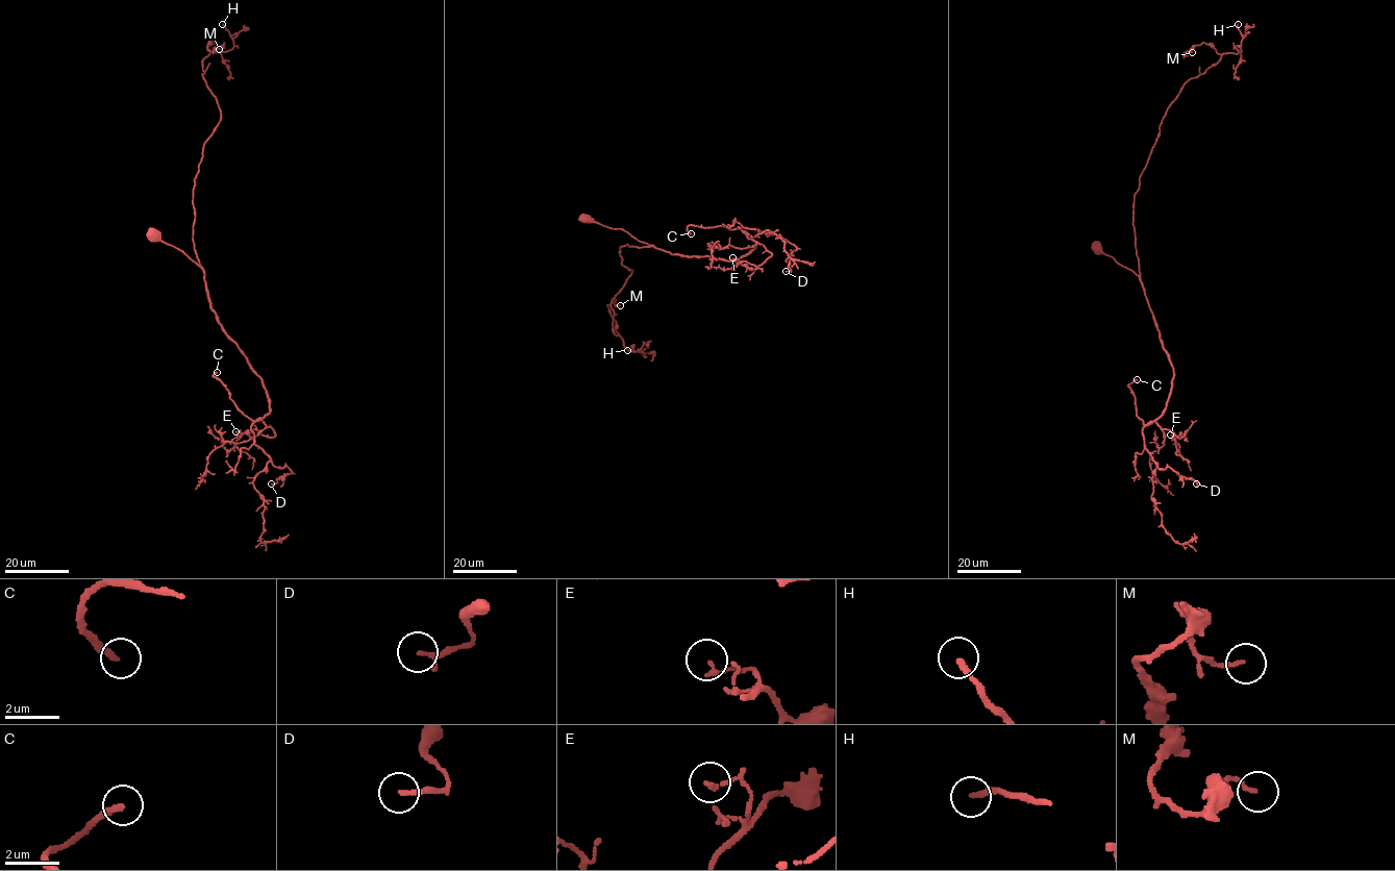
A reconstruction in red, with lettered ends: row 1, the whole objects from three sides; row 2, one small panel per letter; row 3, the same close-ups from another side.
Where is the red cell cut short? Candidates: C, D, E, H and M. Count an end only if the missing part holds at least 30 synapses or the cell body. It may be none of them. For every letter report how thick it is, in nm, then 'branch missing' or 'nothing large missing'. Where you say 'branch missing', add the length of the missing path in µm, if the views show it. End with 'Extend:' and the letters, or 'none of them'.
C: 240 nm | branch missing | 100 µm
D: 190 nm | nothing large missing
E: 160 nm | nothing large missing
H: 200 nm | branch missing | 20 µm
M: 140 nm | nothing large missing
Extend: C, H

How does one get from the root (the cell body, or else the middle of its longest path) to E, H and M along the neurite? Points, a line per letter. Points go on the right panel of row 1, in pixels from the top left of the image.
E: (1096, 246), (1140, 277), (1174, 375), (1165, 409), (1152, 421), (1178, 438), (1187, 431), (1175, 439), (1170, 434)
H: (1096, 246), (1140, 275), (1132, 216), (1139, 176), (1163, 117), (1181, 88), (1224, 53), (1242, 51), (1238, 24)
M: (1096, 246), (1140, 275), (1132, 216), (1139, 176), (1169, 105), (1221, 55), (1204, 43), (1186, 54), (1192, 52)

